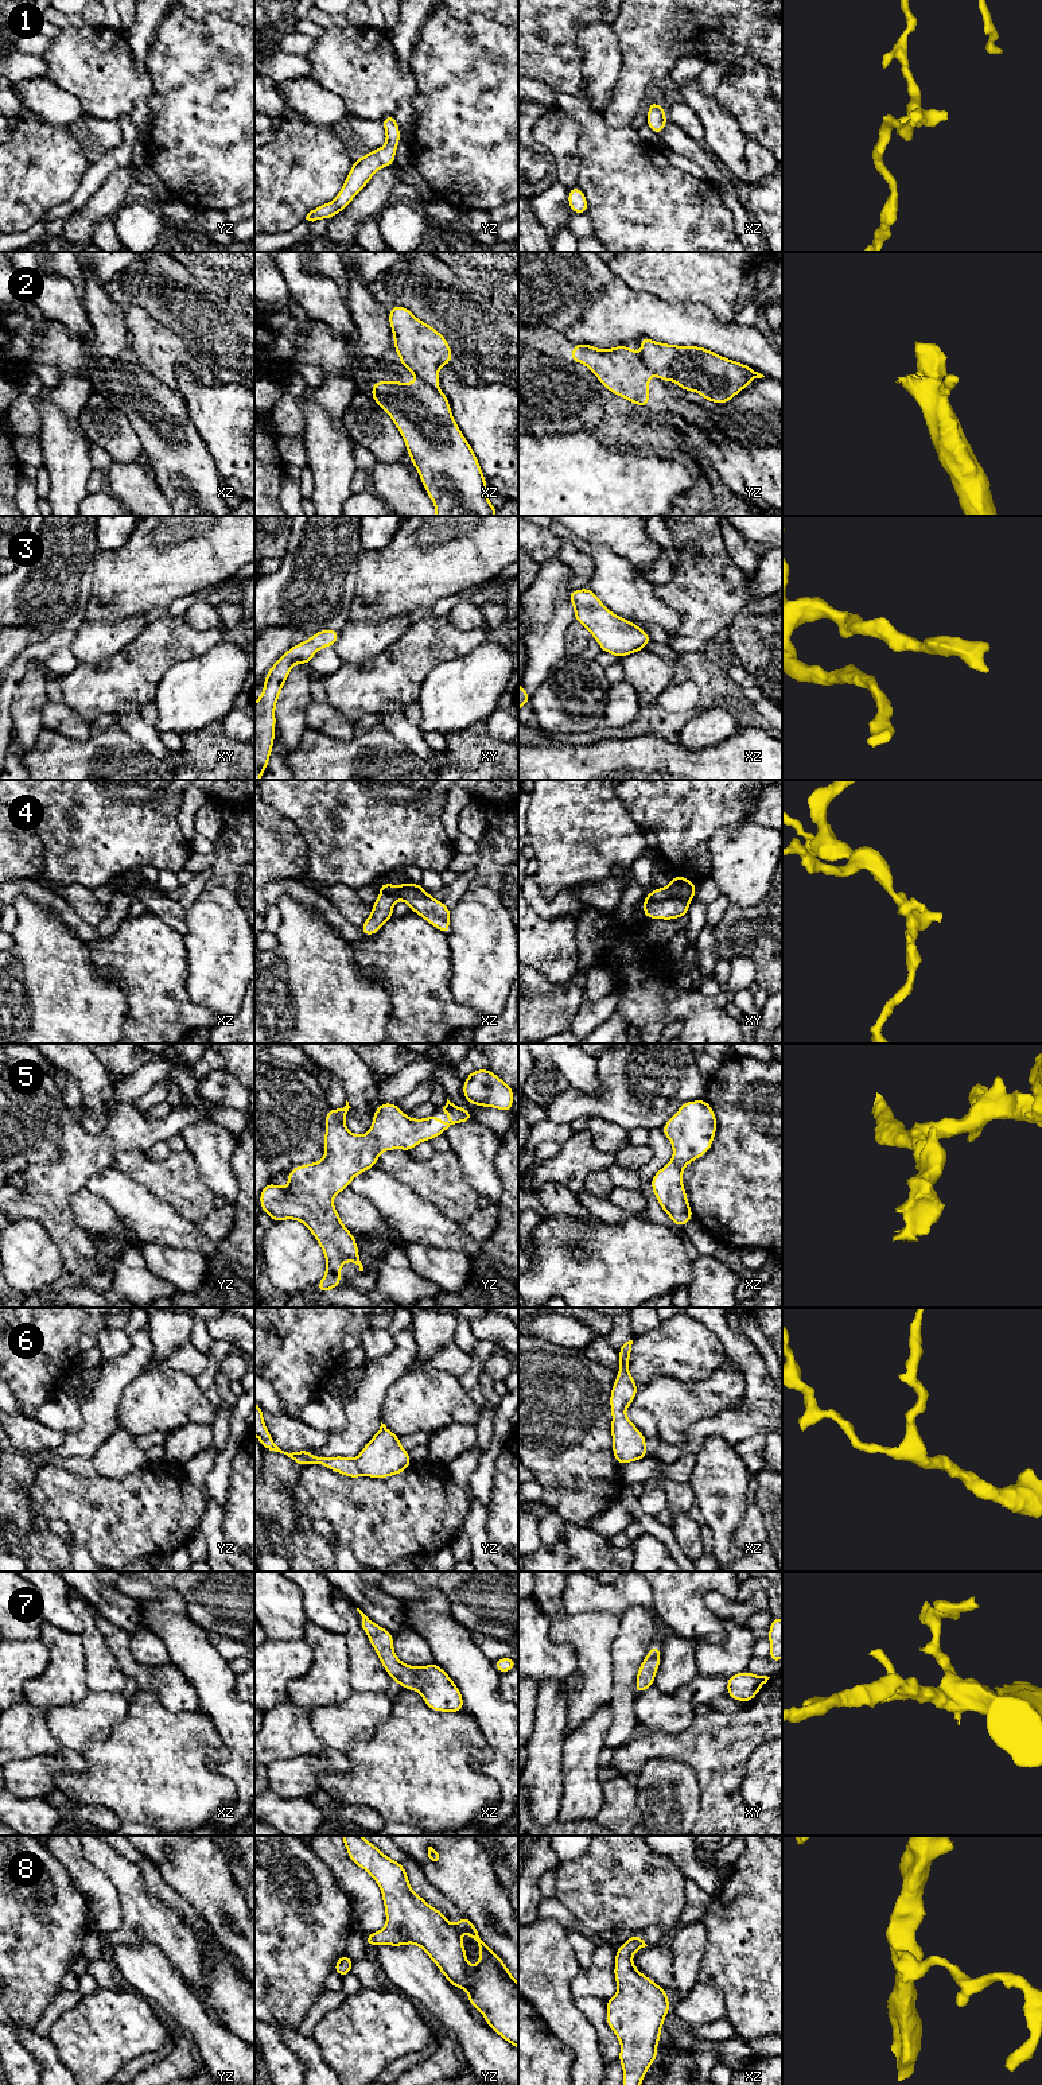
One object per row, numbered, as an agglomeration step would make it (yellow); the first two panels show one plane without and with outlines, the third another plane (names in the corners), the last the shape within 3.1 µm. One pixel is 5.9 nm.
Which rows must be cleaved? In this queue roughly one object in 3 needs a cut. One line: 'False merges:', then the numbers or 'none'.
False merges: 2, 4

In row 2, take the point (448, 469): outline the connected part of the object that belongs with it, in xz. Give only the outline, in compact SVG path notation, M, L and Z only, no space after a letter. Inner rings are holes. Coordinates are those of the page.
M374 381L370 396L398 428L411 463L435 505L435 516L497 516L487 498L487 484L470 443L463 436L442 389L417 383Z

